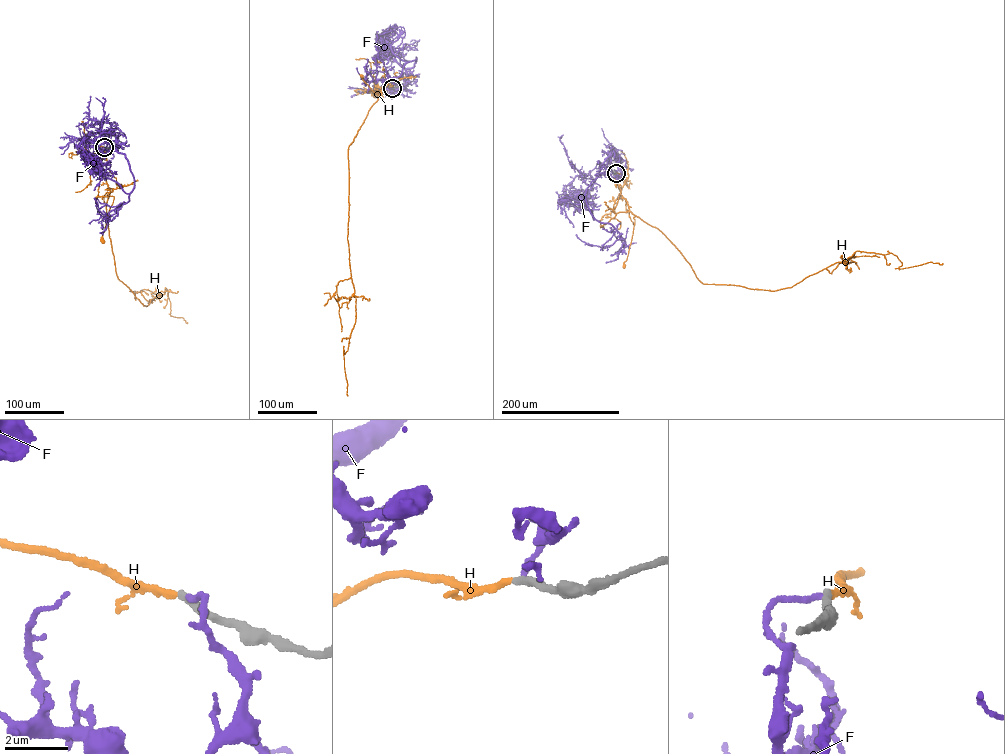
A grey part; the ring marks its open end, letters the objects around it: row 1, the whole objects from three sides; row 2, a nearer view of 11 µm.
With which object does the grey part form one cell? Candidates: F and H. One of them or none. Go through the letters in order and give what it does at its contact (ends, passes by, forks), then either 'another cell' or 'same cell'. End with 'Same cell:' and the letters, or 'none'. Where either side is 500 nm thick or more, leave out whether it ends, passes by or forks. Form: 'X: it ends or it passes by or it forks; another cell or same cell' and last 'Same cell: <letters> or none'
F: it ends; another cell
H: it ends; same cell
Same cell: H

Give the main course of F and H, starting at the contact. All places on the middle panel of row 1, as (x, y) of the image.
F: (392, 87), (391, 83), (413, 68), (416, 58), (406, 63), (399, 76), (377, 79), (376, 35)
H: (392, 88), (379, 92), (375, 85), (382, 91), (379, 98), (383, 96), (373, 91), (361, 76)

